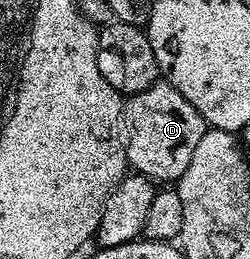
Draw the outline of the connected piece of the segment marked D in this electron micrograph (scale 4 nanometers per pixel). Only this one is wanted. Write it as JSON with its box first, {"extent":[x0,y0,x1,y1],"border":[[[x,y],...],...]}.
{"extent":[125,80,209,184],"border":[[[165,80],[154,82],[145,92],[137,92],[126,99],[125,145],[128,167],[136,174],[144,174],[156,184],[175,184],[189,168],[194,148],[209,129],[207,121]]]}

